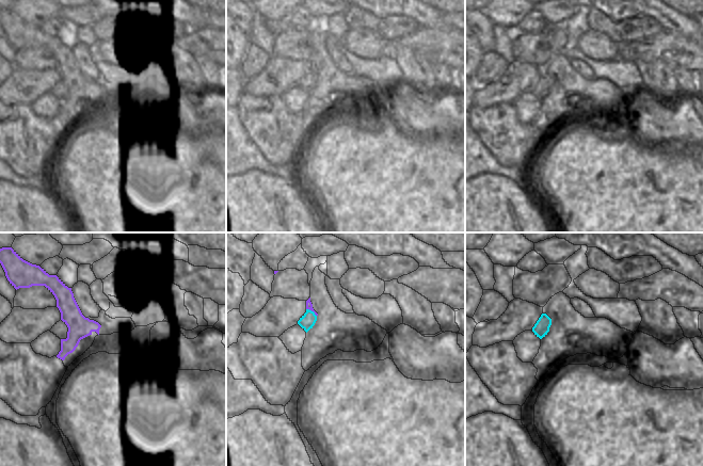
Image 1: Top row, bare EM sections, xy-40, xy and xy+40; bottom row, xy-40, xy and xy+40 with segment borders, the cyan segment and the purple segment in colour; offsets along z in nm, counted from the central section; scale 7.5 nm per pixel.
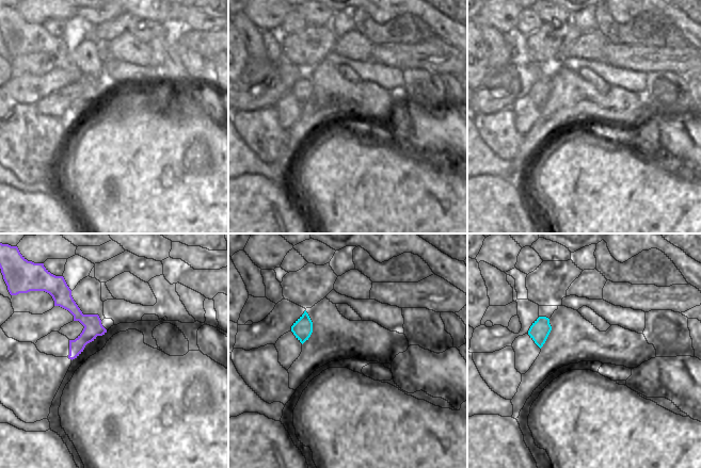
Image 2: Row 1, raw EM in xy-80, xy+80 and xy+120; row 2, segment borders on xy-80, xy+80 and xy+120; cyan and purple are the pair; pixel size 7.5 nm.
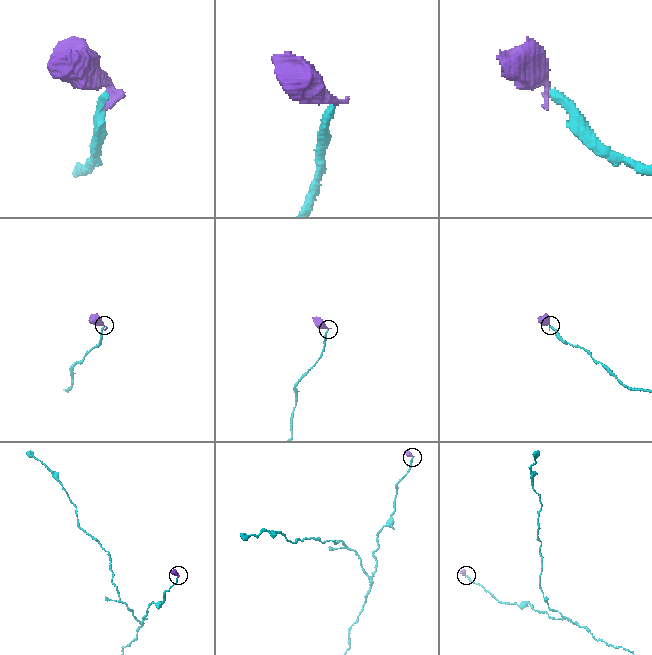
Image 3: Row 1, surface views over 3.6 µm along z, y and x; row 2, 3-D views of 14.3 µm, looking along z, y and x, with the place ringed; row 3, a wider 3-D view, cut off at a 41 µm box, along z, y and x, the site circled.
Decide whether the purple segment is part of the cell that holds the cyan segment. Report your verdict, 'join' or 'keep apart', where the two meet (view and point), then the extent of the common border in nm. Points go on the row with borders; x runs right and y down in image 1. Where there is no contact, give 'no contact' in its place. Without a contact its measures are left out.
keep apart; meets cyan in xy at (310, 310); contact 100 nm long

